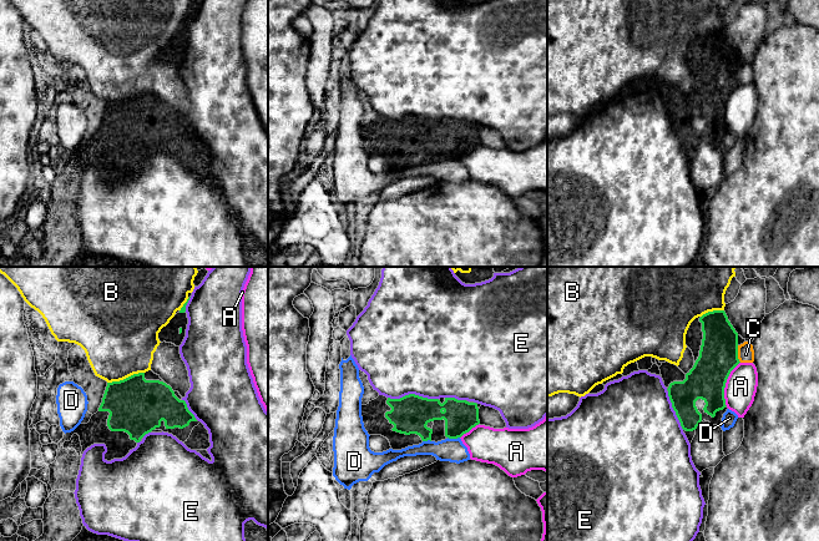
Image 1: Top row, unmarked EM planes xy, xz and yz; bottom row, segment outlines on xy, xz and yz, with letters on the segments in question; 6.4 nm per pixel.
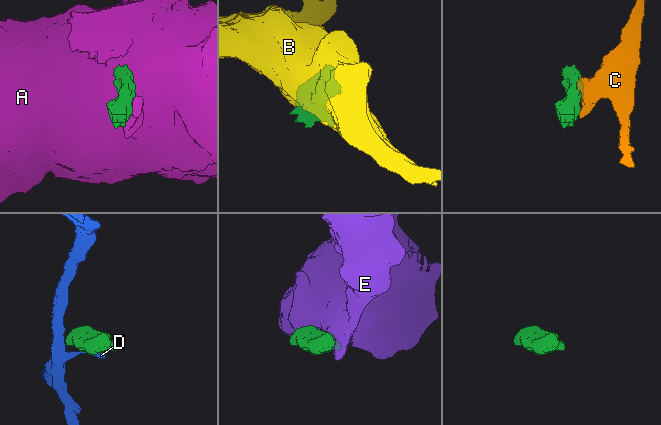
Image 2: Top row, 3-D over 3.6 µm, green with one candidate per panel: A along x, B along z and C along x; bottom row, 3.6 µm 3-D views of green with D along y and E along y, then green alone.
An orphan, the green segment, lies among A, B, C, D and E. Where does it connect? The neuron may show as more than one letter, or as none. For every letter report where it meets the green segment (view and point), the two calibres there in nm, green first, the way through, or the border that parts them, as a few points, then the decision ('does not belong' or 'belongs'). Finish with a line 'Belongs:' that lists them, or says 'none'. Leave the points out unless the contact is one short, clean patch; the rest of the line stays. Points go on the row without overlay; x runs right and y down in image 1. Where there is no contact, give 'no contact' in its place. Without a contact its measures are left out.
A: meets green in yz at (724, 105); 260 nm thick on the green side, 200 nm on the other; does not belong
B: meets green in xy at (126, 99); 360 nm thick on the green side, 460 nm on the other; does not belong
C: meets green in yz at (737, 75); 260 nm thick on the green side, 110 nm on the other; does not belong
D: meets green in xz at (454, 158); 220 nm thick on the green side, 150 nm on the other; border along xz (448, 157), (459, 158); does not belong
E: meets green in xz at (413, 115); 260 nm thick on the green side, 500 nm on the other; does not belong
Belongs: none

